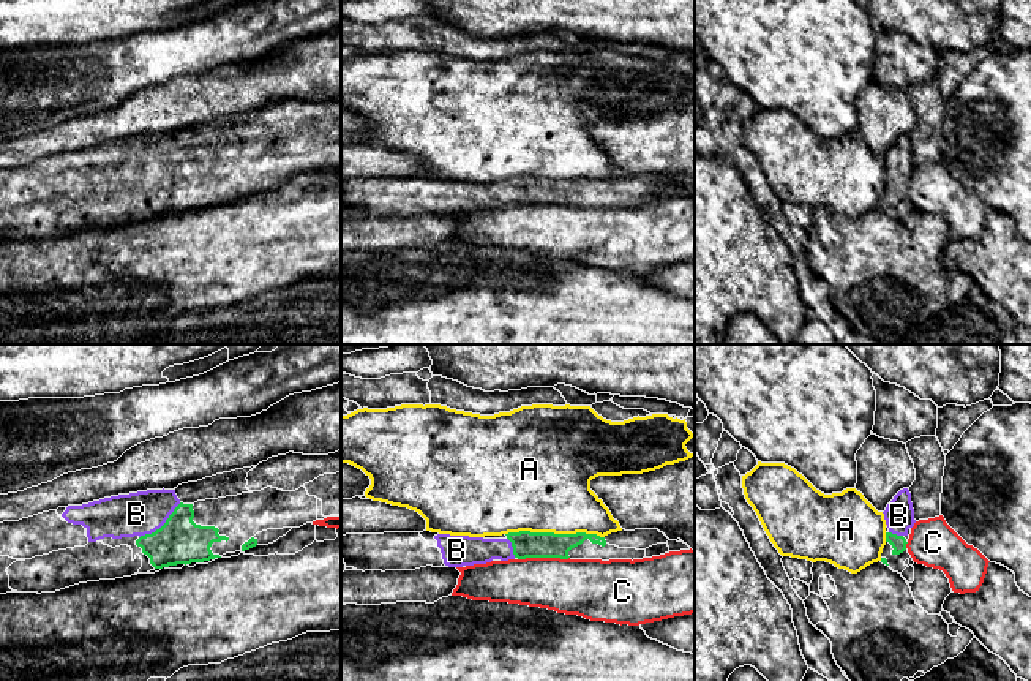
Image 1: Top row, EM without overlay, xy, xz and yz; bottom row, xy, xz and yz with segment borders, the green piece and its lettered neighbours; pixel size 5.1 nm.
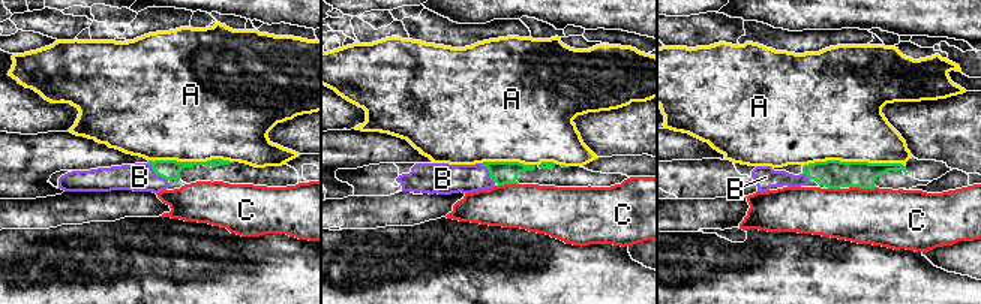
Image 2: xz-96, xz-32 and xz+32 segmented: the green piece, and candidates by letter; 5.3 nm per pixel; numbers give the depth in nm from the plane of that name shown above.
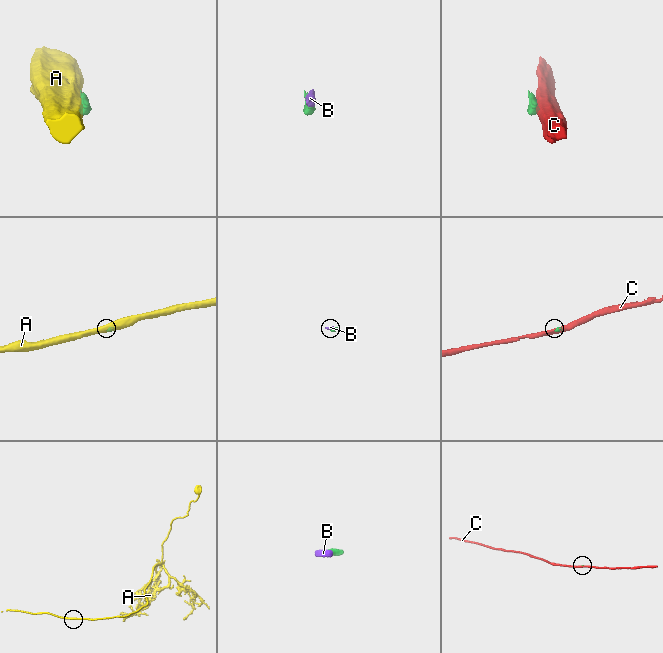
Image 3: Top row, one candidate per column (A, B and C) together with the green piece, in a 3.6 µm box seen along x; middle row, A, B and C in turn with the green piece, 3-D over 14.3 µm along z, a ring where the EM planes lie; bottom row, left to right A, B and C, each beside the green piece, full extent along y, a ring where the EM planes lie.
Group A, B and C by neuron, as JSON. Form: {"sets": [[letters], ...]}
{"sets": [["A"], ["B"], ["C"]]}

